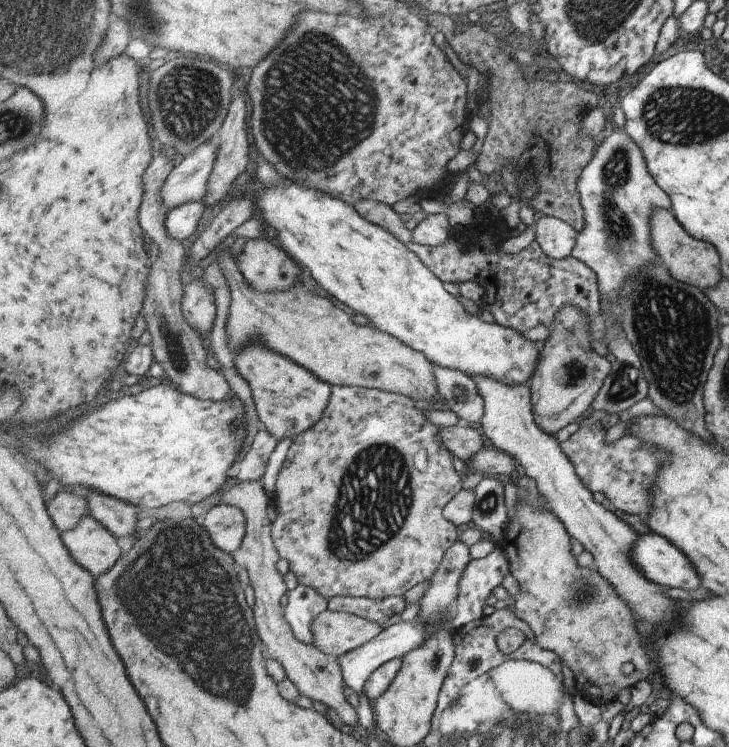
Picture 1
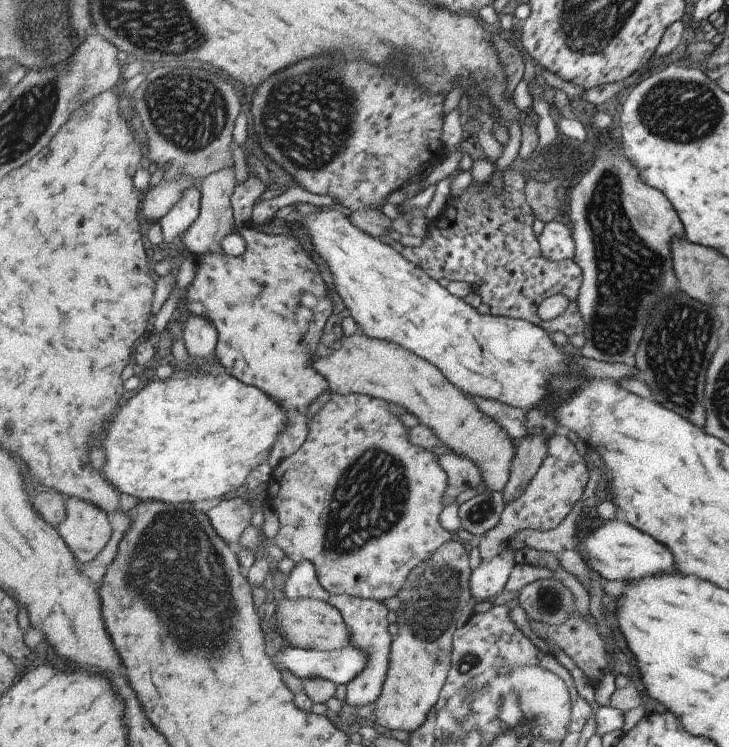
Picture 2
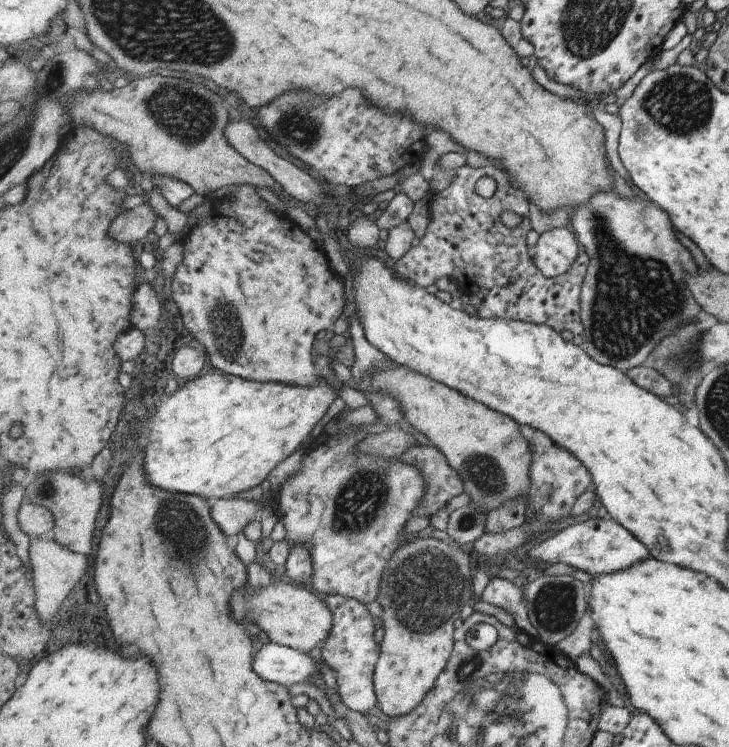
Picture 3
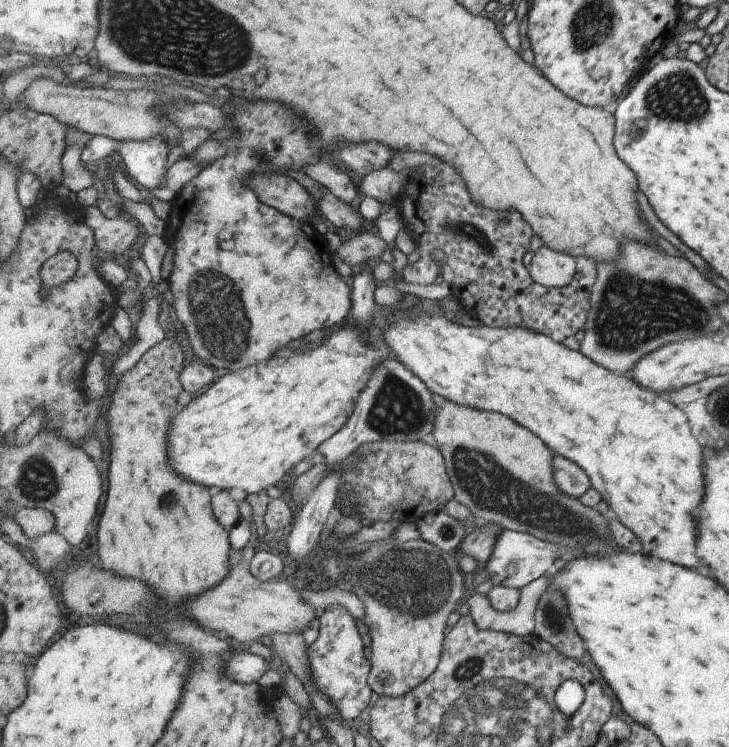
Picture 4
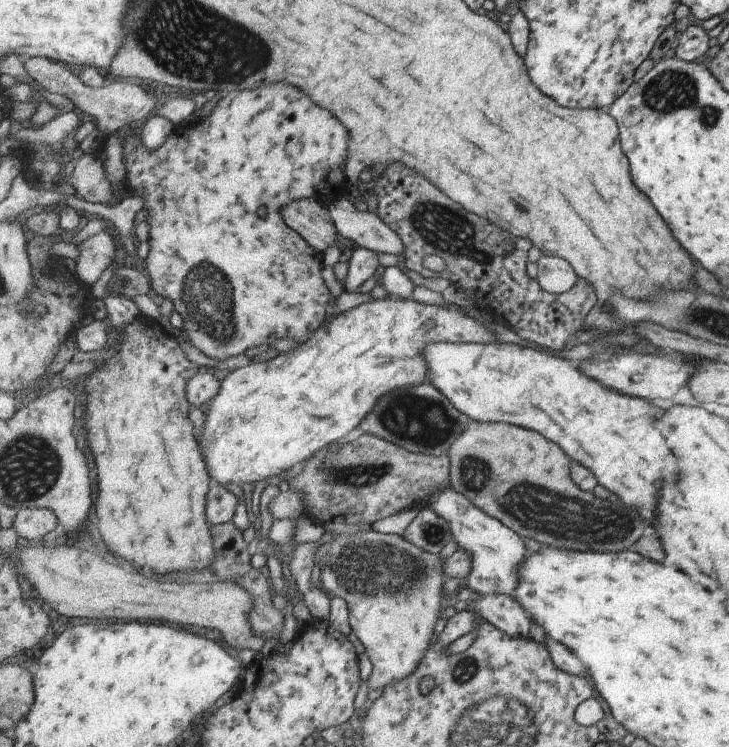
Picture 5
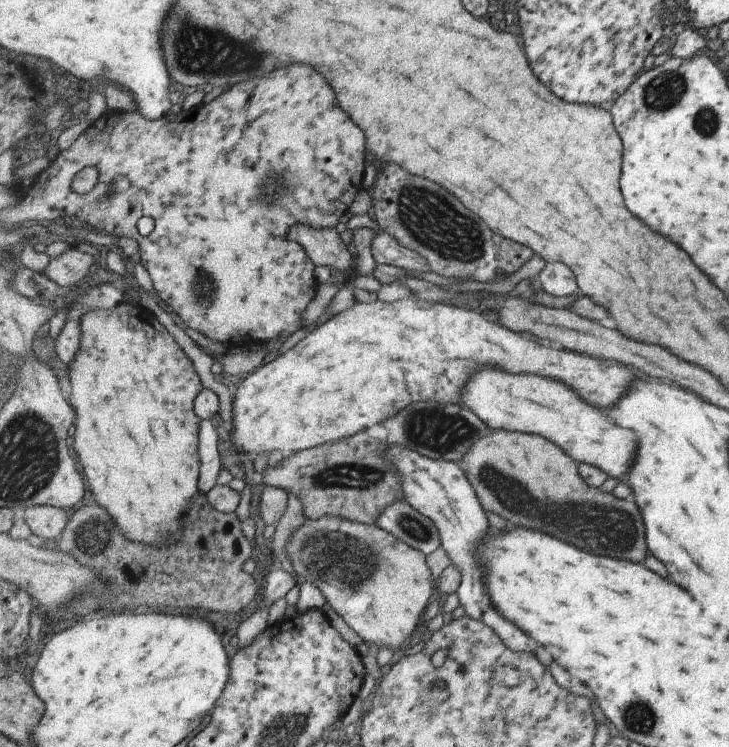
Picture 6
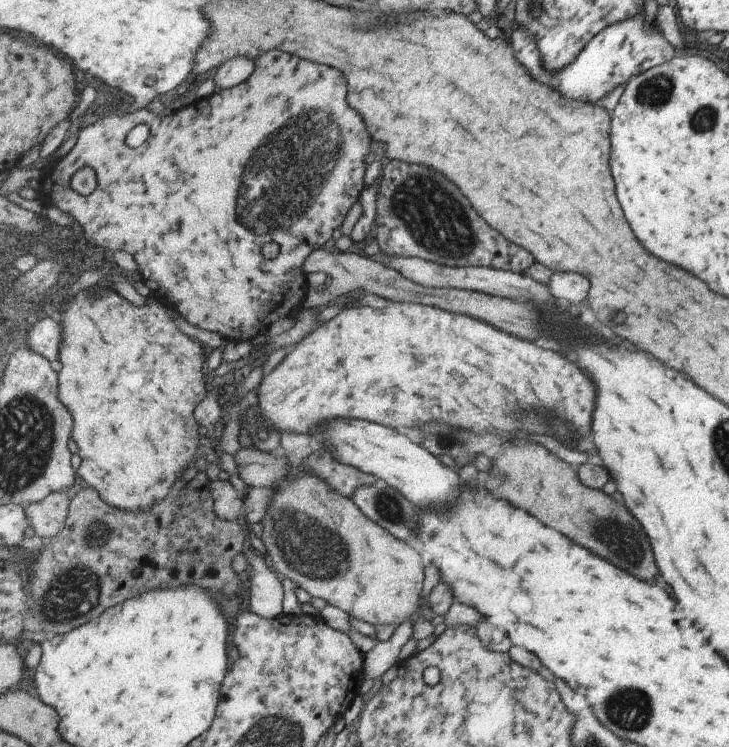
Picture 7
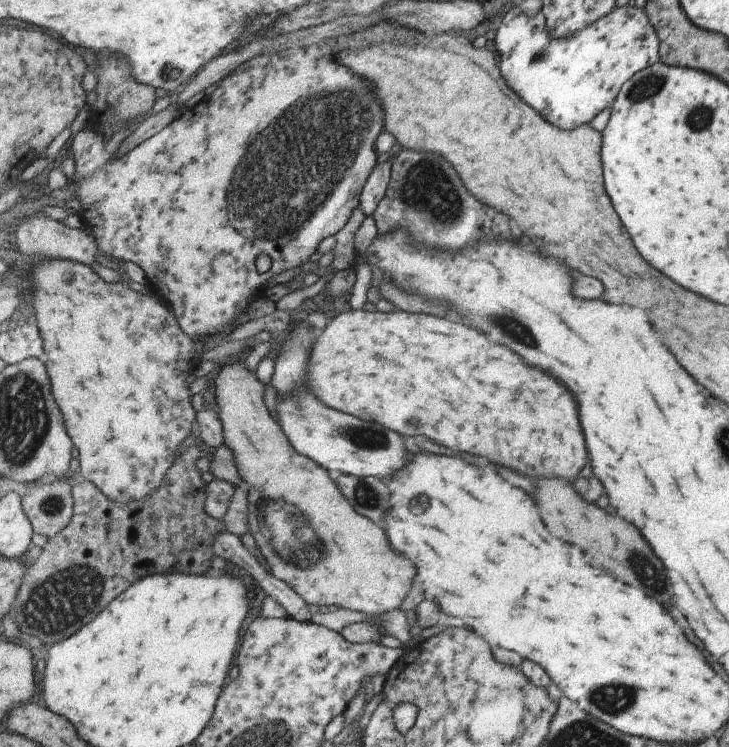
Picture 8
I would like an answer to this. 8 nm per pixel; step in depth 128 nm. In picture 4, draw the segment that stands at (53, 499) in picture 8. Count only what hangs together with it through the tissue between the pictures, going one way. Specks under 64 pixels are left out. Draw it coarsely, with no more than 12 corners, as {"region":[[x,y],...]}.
{"region":[[23,506],[13,515],[30,539],[56,531],[55,515]]}

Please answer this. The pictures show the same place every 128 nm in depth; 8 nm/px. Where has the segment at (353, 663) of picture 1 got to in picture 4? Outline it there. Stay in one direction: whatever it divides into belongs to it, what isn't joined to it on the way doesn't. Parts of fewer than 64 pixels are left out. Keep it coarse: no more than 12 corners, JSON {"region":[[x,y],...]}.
{"region":[[251,652],[227,658],[225,672],[237,682],[256,683],[270,666]]}

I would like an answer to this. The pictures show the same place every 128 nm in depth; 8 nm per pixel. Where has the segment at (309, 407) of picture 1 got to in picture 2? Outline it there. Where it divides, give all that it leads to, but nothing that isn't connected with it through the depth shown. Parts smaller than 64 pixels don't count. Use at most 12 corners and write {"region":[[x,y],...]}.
{"region":[[240,228],[241,255],[197,256],[189,314],[224,370],[306,443],[331,288],[299,238]]}

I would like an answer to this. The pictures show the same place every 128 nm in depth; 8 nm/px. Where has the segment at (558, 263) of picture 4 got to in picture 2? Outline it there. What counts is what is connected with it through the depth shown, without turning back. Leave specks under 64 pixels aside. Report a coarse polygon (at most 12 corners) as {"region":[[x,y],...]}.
{"region":[[557,219],[544,223],[537,240],[543,258],[576,255],[572,228]]}

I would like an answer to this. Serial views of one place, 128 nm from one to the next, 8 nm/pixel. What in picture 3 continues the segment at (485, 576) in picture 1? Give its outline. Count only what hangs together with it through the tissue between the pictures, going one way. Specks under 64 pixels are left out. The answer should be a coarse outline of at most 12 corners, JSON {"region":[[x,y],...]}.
{"region":[[490,571],[482,600],[511,614],[515,626],[537,637],[524,588]]}

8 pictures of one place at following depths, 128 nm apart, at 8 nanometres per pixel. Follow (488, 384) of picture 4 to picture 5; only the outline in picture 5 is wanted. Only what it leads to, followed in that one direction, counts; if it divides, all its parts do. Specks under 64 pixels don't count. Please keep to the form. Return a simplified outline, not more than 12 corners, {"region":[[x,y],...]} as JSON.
{"region":[[425,346],[481,422],[545,434],[637,510],[677,462],[661,412],[570,359]]}

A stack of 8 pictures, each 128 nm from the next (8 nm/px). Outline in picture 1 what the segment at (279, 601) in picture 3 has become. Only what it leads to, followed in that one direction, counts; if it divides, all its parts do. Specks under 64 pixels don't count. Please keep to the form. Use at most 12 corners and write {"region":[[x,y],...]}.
{"region":[[327,609],[313,620],[313,645],[339,657],[363,648],[385,621]]}

